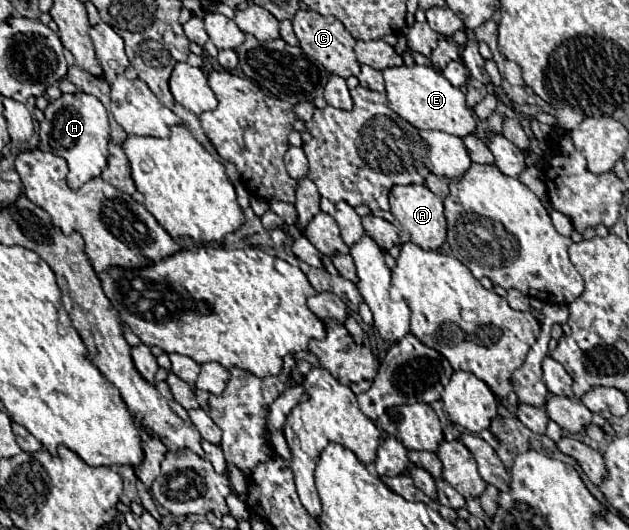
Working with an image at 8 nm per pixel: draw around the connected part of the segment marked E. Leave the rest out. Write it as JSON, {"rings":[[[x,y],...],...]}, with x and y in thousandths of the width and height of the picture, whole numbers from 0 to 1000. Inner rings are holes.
{"rings":[[[638,123],[618,126],[609,134],[612,168],[618,187],[618,206],[628,209],[638,225],[650,228],[663,243],[695,243],[727,258],[742,258],[755,251],[758,225],[739,194],[739,175],[720,164],[701,138],[679,123]]]}

